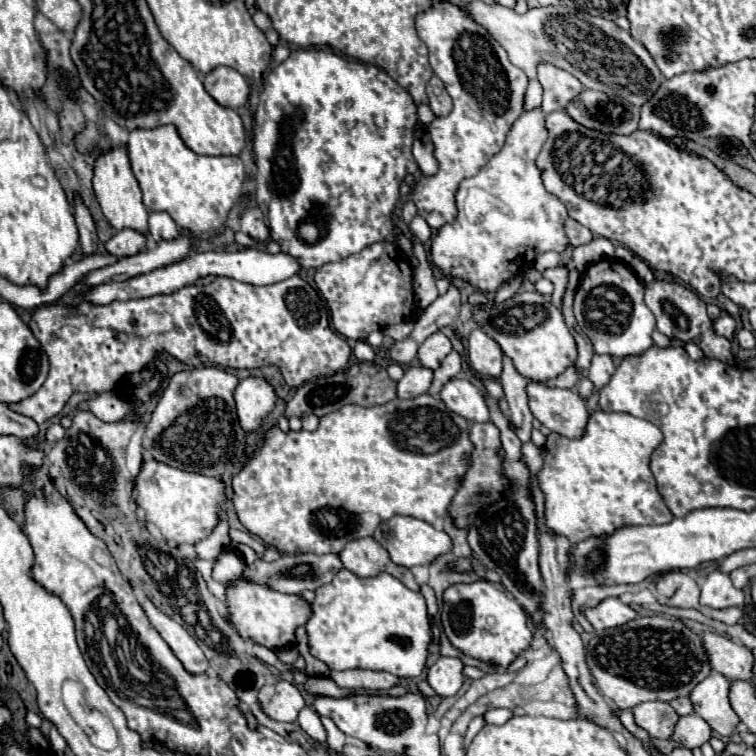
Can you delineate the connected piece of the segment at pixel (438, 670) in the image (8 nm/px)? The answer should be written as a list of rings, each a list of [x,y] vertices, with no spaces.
[[[439,656],[437,662],[427,672],[427,682],[439,696],[443,696],[443,698],[455,696],[465,680],[461,670],[463,670],[463,664],[459,658]]]

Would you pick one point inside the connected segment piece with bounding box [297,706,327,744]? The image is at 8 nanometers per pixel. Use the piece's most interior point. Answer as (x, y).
(309, 720)

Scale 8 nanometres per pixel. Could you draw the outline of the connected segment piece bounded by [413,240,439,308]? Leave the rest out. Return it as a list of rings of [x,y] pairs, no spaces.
[[[415,240],[415,248],[413,248],[415,258],[419,260],[419,266],[413,270],[413,292],[415,292],[415,300],[421,308],[427,308],[437,296],[437,286],[435,286],[435,276],[433,270],[427,262],[427,254],[423,250],[423,244],[419,240]]]

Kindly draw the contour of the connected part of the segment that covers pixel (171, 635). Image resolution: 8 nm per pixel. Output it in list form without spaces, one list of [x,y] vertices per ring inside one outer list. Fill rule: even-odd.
[[[149,600],[143,602],[143,610],[145,610],[149,622],[157,628],[161,638],[169,644],[171,652],[179,658],[179,662],[183,664],[183,668],[189,674],[193,674],[193,676],[209,674],[209,660],[201,652],[201,648],[193,640],[193,636],[189,636],[189,632],[185,628],[181,628],[181,624],[177,624],[175,620],[171,620],[163,612],[159,612]]]

